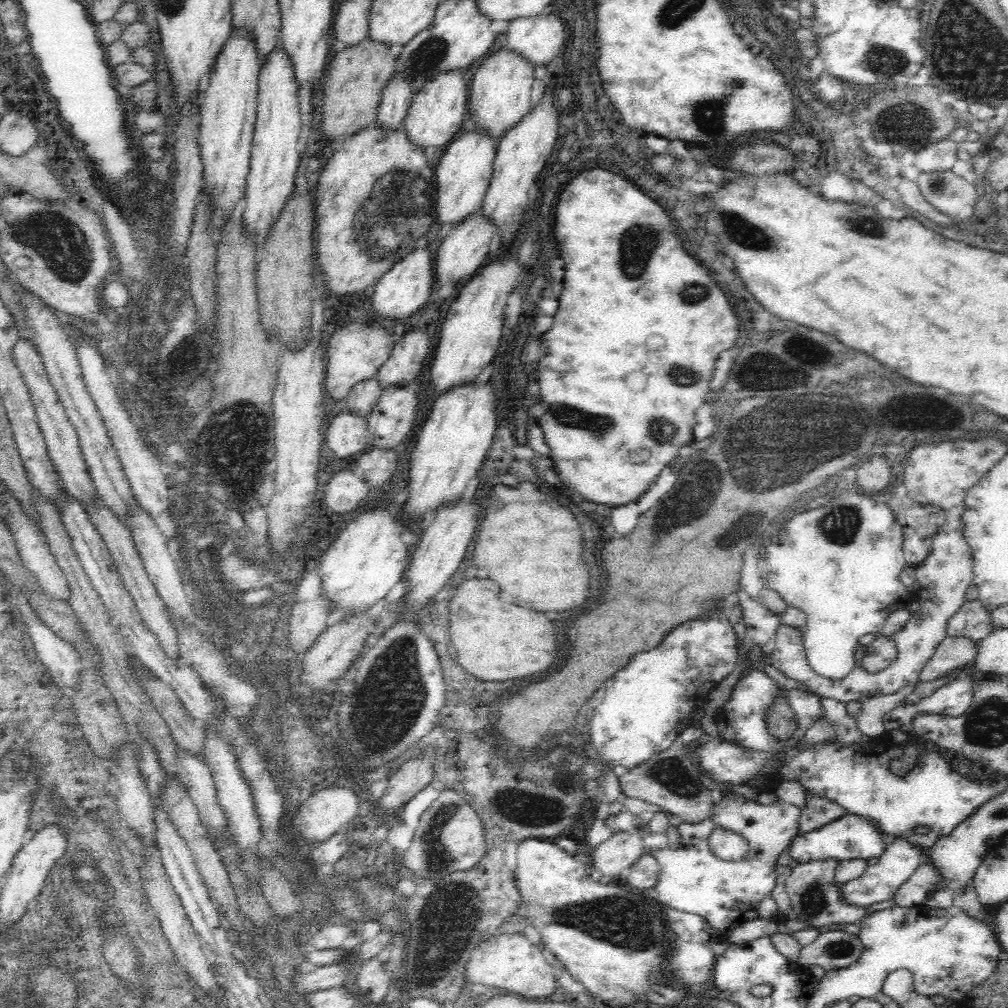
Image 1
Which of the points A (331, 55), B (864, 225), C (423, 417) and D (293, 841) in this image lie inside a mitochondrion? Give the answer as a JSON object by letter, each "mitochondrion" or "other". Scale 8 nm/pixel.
{"A":"other","B":"mitochondrion","C":"other","D":"other"}

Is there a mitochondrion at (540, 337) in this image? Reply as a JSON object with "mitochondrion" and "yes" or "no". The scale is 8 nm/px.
{"mitochondrion":"no"}

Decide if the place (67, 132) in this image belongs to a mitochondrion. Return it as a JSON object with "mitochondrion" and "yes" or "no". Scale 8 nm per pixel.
{"mitochondrion":"no"}

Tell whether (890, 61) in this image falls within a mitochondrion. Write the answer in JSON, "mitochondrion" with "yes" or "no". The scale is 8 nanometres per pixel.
{"mitochondrion":"yes"}

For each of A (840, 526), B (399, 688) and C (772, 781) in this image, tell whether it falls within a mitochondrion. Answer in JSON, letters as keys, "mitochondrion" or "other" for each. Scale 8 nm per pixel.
{"A":"mitochondrion","B":"mitochondrion","C":"other"}

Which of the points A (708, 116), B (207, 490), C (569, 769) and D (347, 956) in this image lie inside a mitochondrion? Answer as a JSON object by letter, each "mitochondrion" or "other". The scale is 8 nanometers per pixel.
{"A":"mitochondrion","B":"mitochondrion","C":"other","D":"other"}

